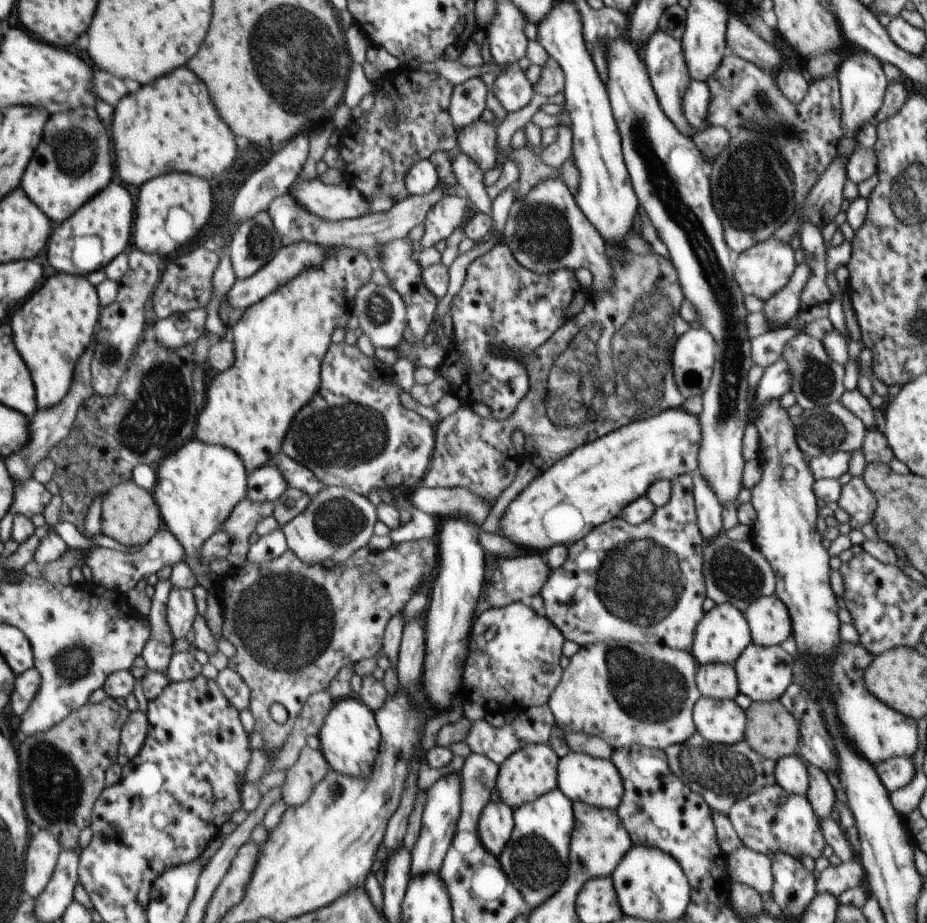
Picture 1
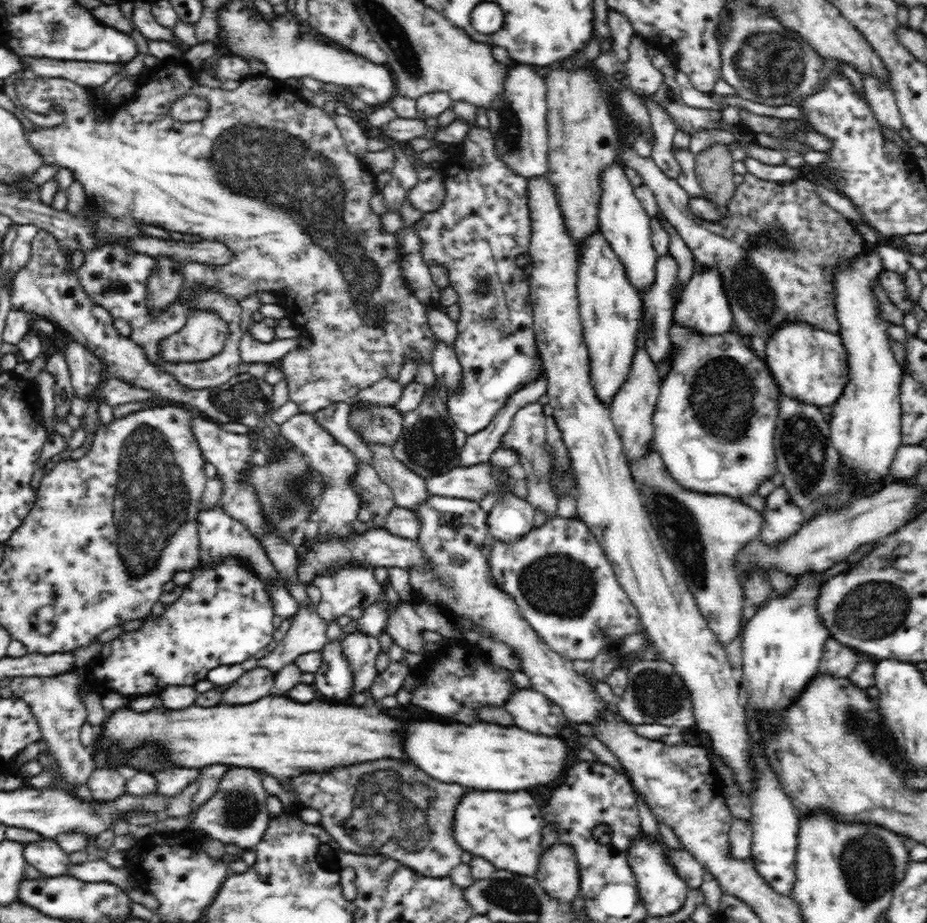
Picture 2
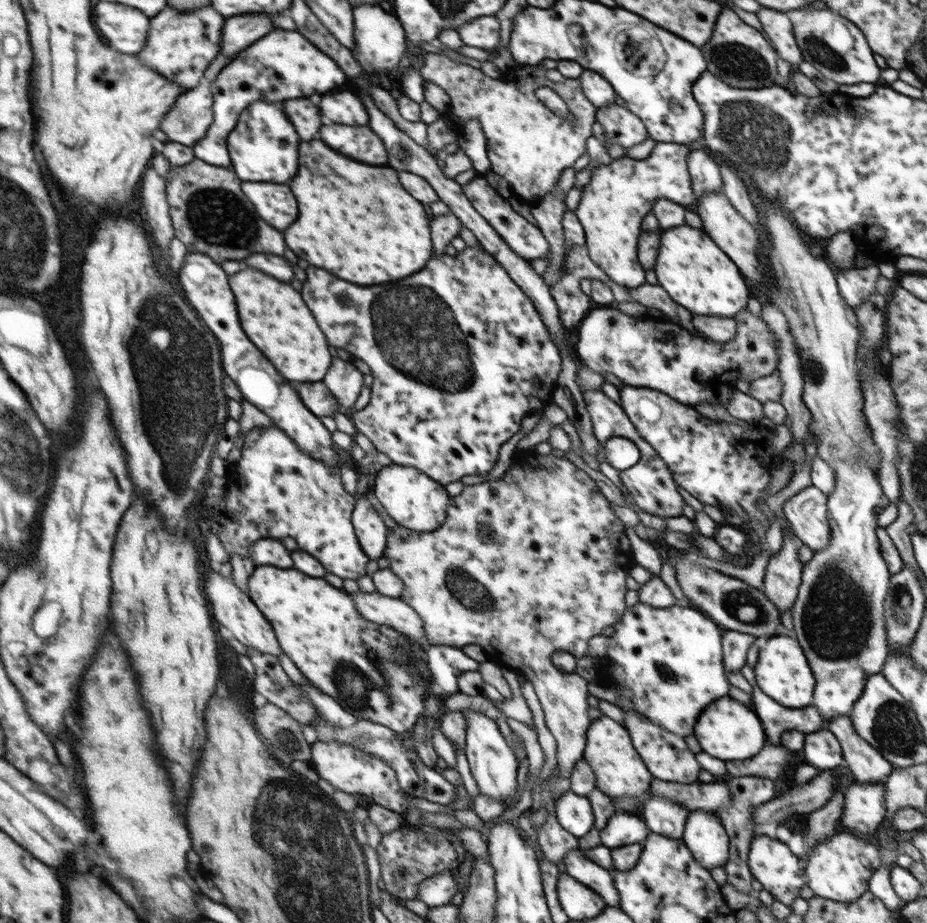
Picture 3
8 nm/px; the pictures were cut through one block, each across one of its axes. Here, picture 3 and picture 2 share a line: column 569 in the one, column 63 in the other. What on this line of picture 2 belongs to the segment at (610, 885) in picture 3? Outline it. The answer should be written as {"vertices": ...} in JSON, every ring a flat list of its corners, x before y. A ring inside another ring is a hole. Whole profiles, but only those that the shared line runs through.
{"vertices":[[41,839,23,846,23,857,28,864,37,868,46,877,69,874,69,855,54,839]]}

